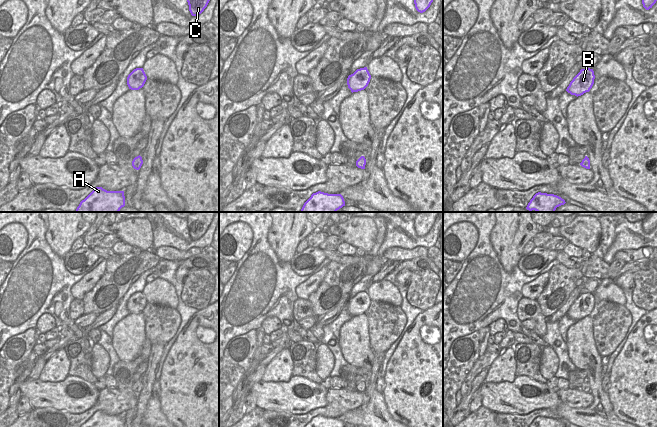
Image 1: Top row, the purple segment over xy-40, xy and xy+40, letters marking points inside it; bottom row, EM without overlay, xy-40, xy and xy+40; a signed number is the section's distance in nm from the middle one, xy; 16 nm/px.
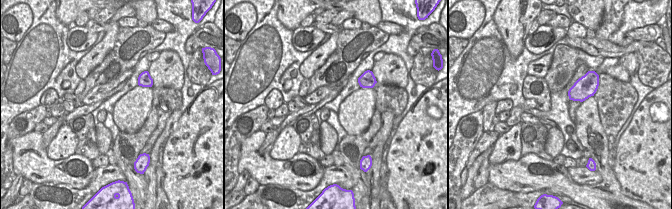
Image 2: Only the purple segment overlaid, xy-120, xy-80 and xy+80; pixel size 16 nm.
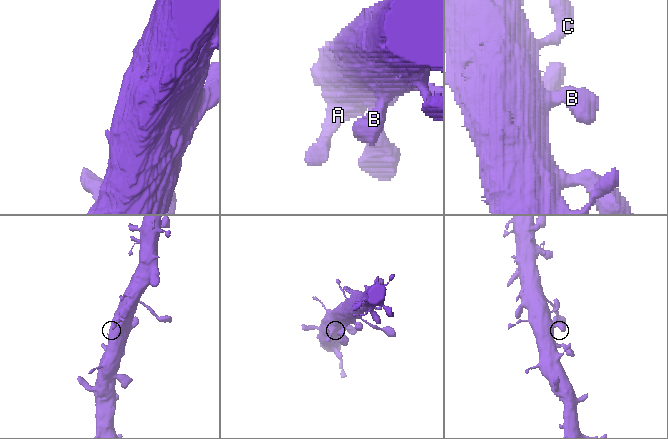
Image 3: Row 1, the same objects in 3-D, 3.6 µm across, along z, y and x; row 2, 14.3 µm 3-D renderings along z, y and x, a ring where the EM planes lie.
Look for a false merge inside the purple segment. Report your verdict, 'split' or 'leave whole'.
leave whole

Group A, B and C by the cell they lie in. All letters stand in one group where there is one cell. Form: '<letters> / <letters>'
A B C

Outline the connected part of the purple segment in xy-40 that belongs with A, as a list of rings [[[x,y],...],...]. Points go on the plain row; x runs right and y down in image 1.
[[[96,411],[80,427],[125,427],[124,415],[107,415]]]

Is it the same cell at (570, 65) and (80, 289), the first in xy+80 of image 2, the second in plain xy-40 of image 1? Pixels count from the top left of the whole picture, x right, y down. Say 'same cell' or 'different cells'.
different cells

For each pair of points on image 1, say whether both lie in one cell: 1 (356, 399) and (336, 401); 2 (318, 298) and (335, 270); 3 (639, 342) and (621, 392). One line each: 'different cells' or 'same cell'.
1: same cell
2: same cell
3: same cell

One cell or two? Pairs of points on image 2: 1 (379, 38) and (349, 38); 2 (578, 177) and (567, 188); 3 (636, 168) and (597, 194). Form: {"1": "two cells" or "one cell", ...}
{"1": "one cell", "2": "two cells", "3": "two cells"}

